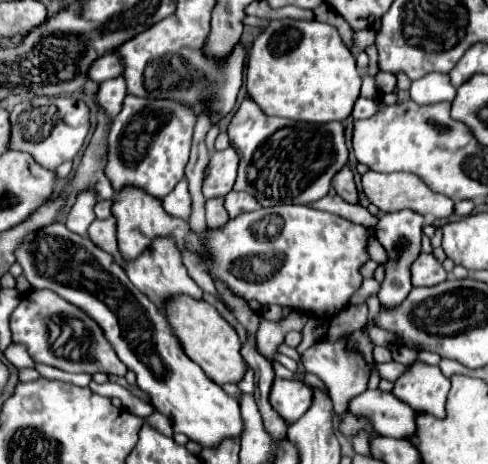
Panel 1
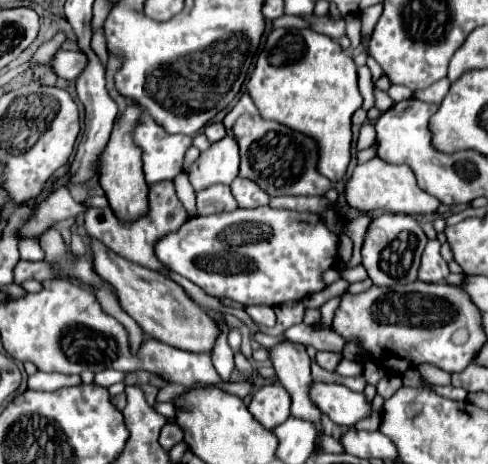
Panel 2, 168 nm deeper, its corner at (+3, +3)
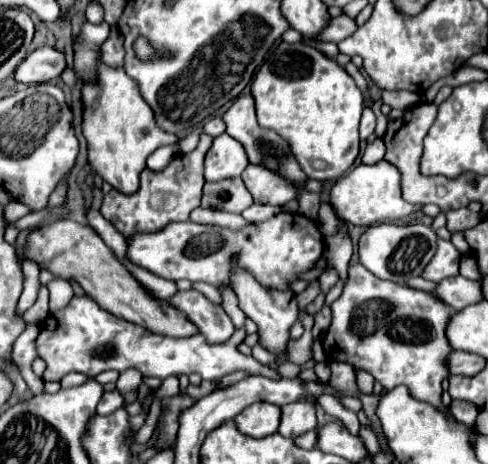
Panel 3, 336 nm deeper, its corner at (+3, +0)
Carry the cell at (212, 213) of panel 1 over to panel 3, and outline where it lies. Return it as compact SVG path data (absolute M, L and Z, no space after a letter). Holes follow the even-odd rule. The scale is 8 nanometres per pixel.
M239 178L207 182L203 188L203 200L201 200L203 208L217 208L217 210L241 214L251 204L253 198Z

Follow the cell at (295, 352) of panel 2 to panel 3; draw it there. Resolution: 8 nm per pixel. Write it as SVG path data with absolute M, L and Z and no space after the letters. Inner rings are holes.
M233 270L233 290L239 298L239 308L247 314L247 318L251 318L257 328L259 328L259 344L271 352L275 356L277 362L283 362L287 358L287 344L289 344L289 330L293 326L293 322L297 320L299 308L297 308L297 300L295 294L289 292L275 292L275 290L265 290L261 284L257 284L253 280L253 276L249 276L243 270Z

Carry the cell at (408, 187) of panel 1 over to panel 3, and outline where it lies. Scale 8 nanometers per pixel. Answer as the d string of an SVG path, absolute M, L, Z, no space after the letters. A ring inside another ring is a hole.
M381 160L371 166L359 164L347 176L341 176L331 188L331 206L335 208L339 218L357 226L371 226L371 224L385 222L385 220L407 218L423 208L421 204L417 206L417 204L409 204L407 200L403 200L401 172L397 172L397 168L393 168L393 164L389 164L387 160Z

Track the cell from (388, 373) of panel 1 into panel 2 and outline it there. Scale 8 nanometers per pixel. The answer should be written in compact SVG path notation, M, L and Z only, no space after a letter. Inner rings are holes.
M341 359L339 365L335 367L335 372L339 375L363 375L363 367L357 361L349 361L349 359Z

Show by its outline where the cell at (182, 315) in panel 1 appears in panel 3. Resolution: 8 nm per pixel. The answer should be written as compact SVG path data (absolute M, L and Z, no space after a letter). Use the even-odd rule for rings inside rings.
M53 220L43 228L35 228L27 238L25 258L39 262L43 268L51 270L63 280L75 278L87 296L91 296L101 308L117 318L125 318L127 322L139 324L149 332L163 336L185 338L197 334L197 326L193 322L185 322L185 314L179 312L179 308L155 298L135 280L133 274L113 256L113 250L107 248L107 244L89 226L71 220Z

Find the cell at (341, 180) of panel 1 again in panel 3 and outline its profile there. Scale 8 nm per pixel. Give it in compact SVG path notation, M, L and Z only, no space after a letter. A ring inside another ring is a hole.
M305 40L287 44L279 42L271 52L269 62L261 66L251 82L251 94L257 106L257 120L261 126L275 130L285 140L289 140L295 158L299 160L303 172L313 180L337 180L341 178L359 154L359 118L363 110L361 90L355 86L353 78L331 58L327 58L317 48L309 46Z

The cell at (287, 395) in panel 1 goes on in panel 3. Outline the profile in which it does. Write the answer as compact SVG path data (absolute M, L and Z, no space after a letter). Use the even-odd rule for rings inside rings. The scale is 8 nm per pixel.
M251 404L245 412L235 416L239 432L245 432L251 438L265 438L275 434L281 424L281 408L277 404Z

